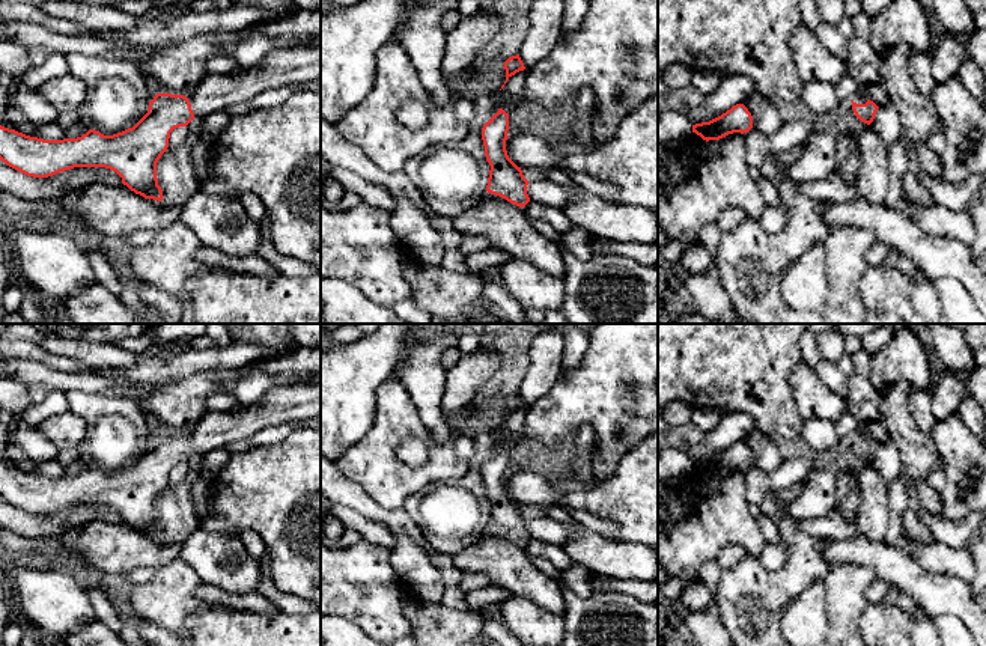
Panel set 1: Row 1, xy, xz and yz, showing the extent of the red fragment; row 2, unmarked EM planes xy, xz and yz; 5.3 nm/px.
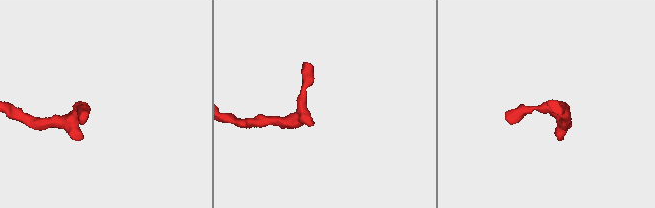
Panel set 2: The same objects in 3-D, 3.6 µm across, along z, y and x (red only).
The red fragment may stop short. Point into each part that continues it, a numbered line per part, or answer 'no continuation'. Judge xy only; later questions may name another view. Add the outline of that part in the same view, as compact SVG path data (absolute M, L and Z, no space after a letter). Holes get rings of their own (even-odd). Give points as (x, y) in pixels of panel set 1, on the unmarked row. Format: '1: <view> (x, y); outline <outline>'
1: xy (291, 404); outline M285 385L268 392L257 404L241 407L241 410L235 414L205 414L188 434L188 438L194 455L203 455L215 449L224 449L224 446L232 441L251 438L256 432L266 426L300 423L316 417L321 417L321 385Z

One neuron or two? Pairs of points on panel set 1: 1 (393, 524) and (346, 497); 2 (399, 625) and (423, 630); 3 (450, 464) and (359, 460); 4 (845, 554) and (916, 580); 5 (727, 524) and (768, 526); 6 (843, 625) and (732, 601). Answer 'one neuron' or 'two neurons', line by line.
1: one neuron
2: two neurons
3: one neuron
4: one neuron
5: two neurons
6: one neuron

